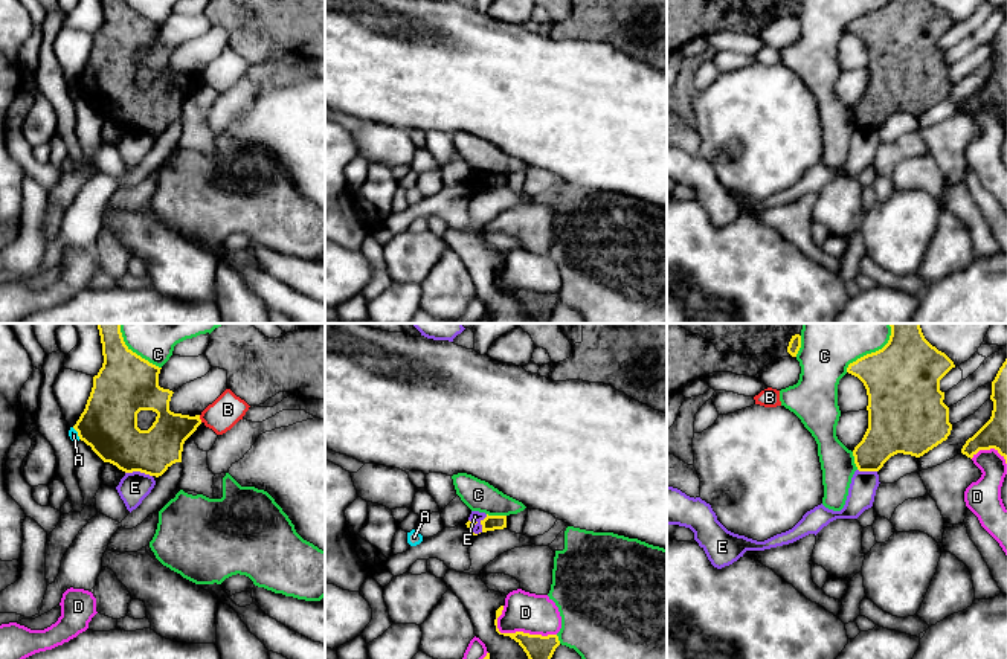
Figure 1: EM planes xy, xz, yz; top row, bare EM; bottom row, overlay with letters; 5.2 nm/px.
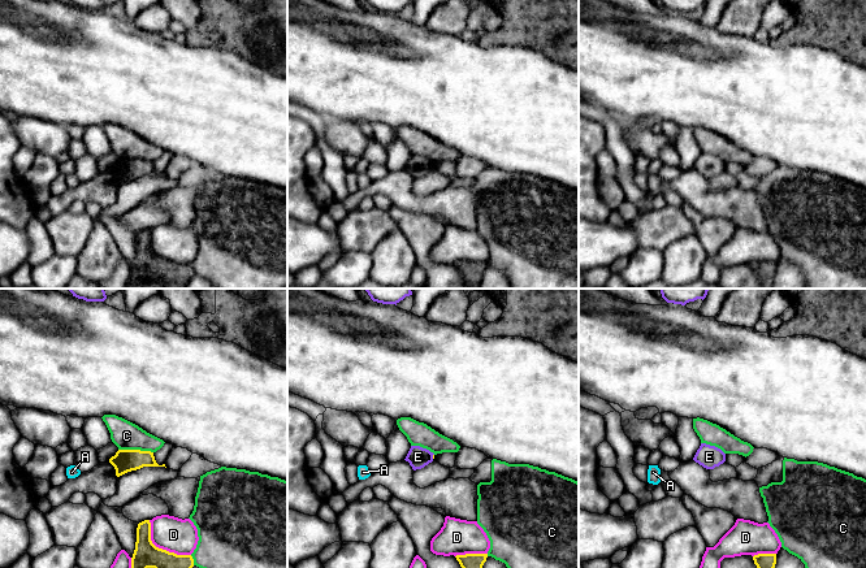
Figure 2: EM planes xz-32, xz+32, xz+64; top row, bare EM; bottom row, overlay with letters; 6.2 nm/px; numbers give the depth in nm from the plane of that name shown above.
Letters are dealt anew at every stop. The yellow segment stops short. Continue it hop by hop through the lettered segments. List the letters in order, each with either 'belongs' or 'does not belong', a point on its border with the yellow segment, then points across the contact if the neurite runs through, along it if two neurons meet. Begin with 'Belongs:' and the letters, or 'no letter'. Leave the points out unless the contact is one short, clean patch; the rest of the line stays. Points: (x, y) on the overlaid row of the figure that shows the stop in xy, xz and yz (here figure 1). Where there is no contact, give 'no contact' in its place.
Belongs: no letter
A: does not belong; contact xy (78, 433); border xy (72, 427), (80, 438)
B: does not belong; contact xy (199, 418)
C: does not belong; contact yz (873, 353)
D: does not belong; contact xz (522, 632)
E: does not belong; contact xy (139, 470); border xy (125, 472), (144, 472), (151, 476)

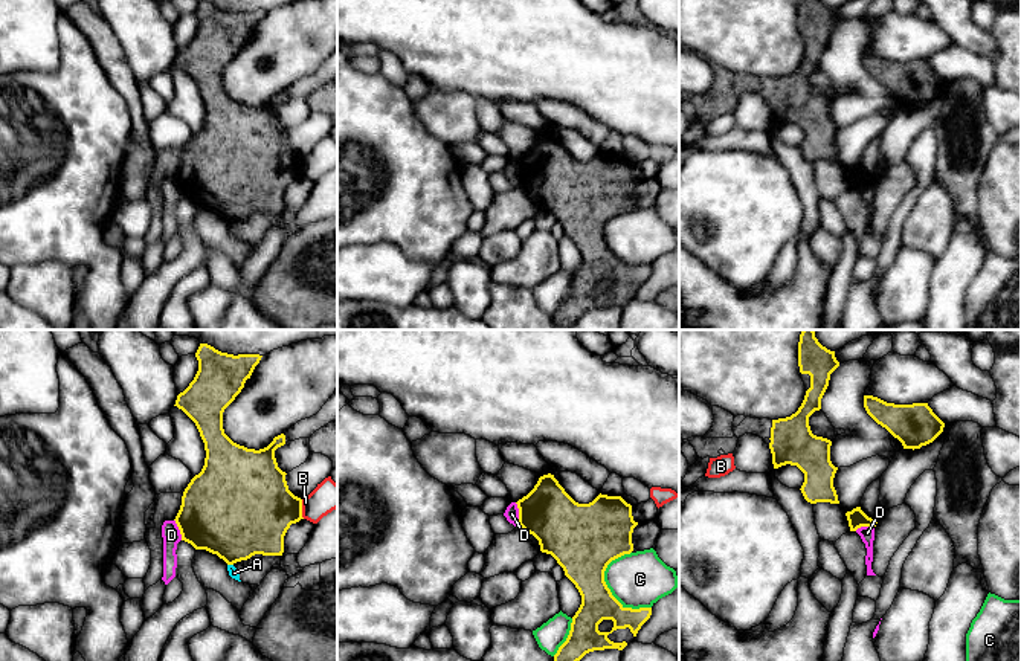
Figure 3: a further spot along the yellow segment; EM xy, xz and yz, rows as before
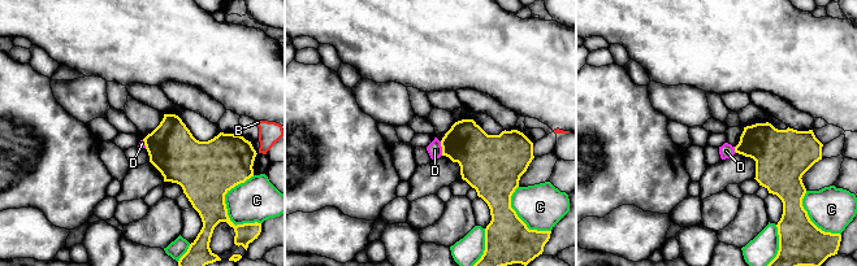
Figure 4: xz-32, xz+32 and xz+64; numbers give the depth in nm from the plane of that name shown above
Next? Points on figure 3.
Belongs: no letter
A: does not belong; contact xy (231, 564); border xy (228, 564), (232, 565)
B: does not belong; contact xy (301, 509)
C: does not belong; contact xz (612, 596)
D: does not belong; contact xz (519, 515); border xz (515, 503), (519, 525)

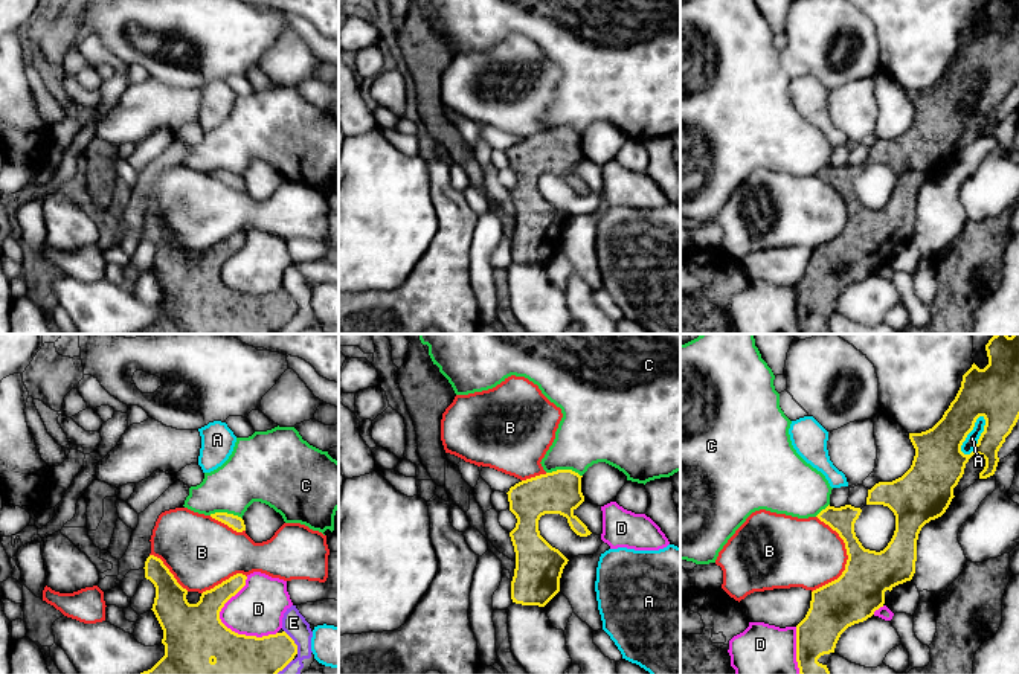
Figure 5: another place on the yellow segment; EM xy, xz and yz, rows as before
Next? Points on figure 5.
Belongs: no letter
A: does not belong; contact yz (980, 436)
B: does not belong; contact yz (848, 558)
C: does not belong; contact xz (565, 470); border xz (546, 471), (574, 470), (581, 476)
D: does not belong; contact xy (225, 625)
E: does not belong; contact xy (293, 642)

